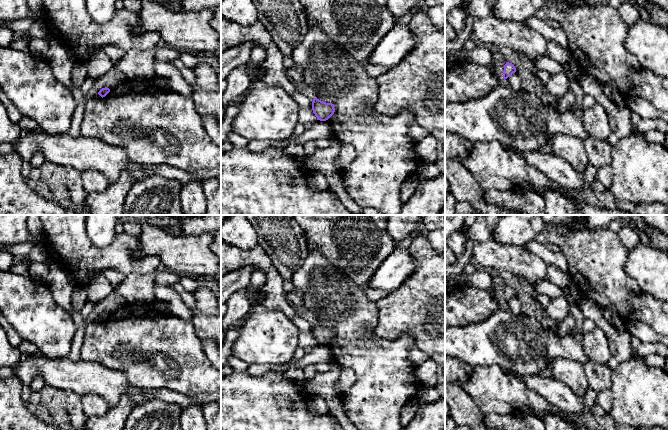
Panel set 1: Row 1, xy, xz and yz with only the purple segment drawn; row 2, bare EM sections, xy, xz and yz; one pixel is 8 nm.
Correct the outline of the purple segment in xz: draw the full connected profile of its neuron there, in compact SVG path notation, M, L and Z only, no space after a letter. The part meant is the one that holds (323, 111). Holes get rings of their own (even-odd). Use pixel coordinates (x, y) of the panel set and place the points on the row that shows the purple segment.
M317 98L313 99L312 110L317 120L320 121L328 120L335 112L334 104L323 102Z

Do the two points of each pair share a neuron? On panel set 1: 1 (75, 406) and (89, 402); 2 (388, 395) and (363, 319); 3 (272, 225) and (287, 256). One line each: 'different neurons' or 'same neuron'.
1: different neurons
2: same neuron
3: same neuron

